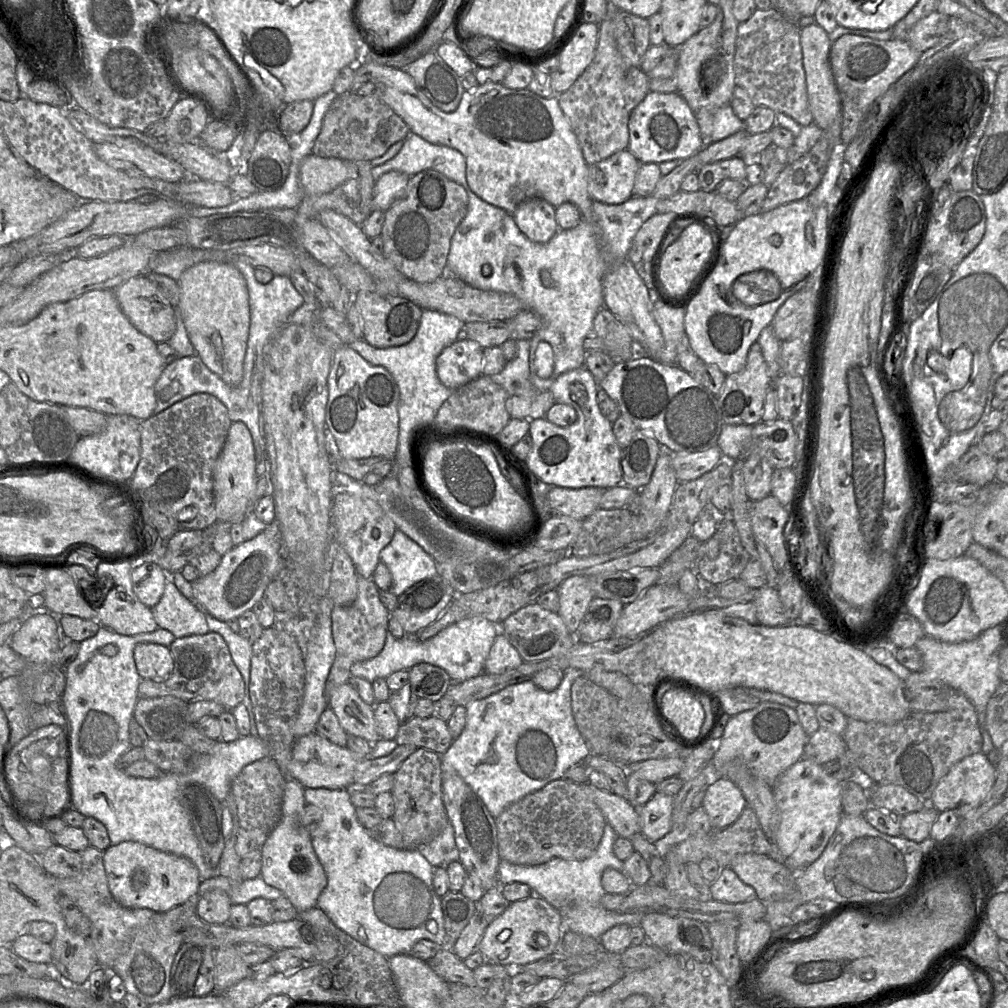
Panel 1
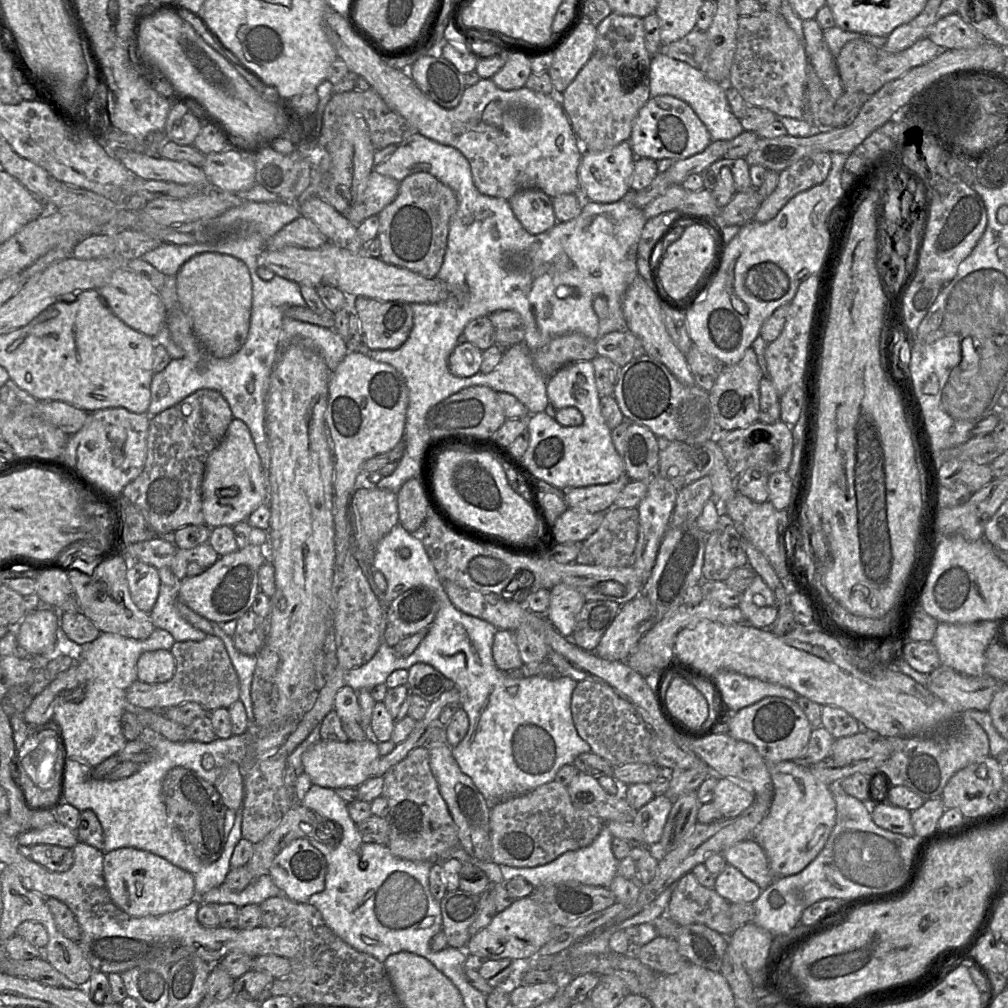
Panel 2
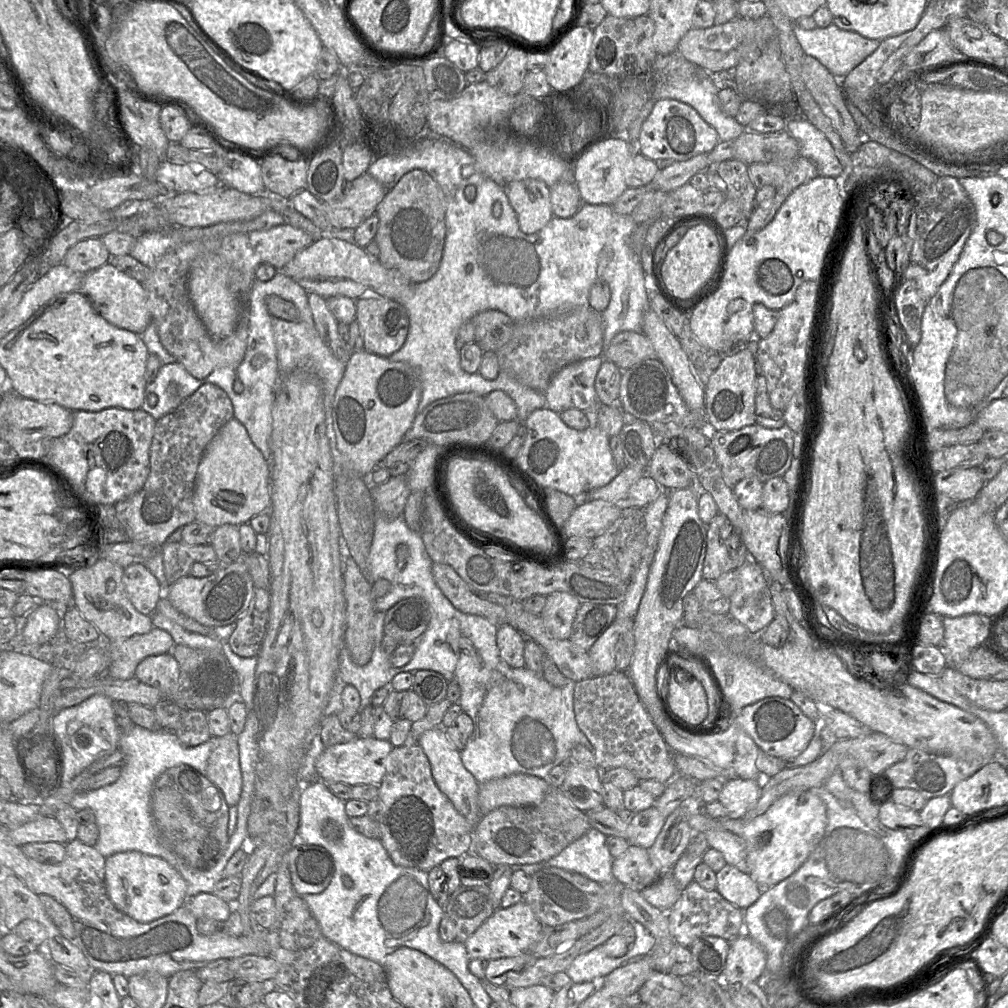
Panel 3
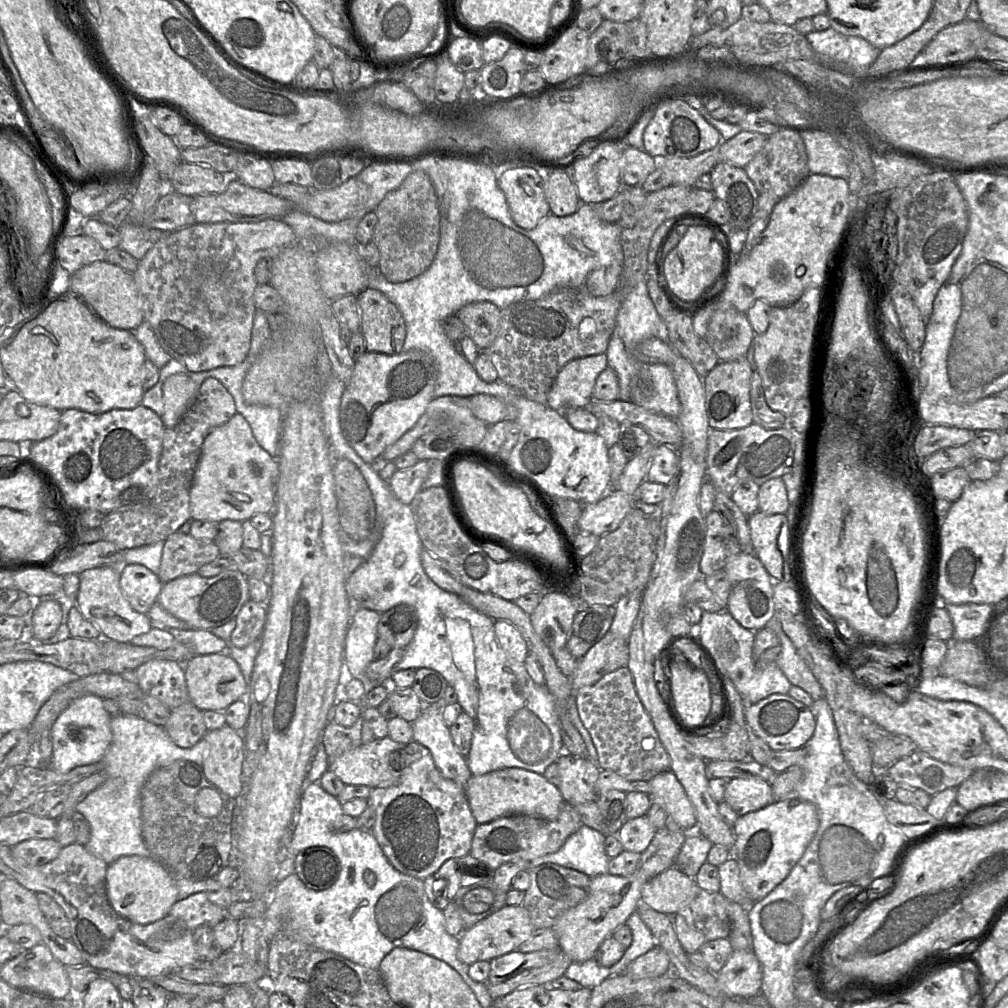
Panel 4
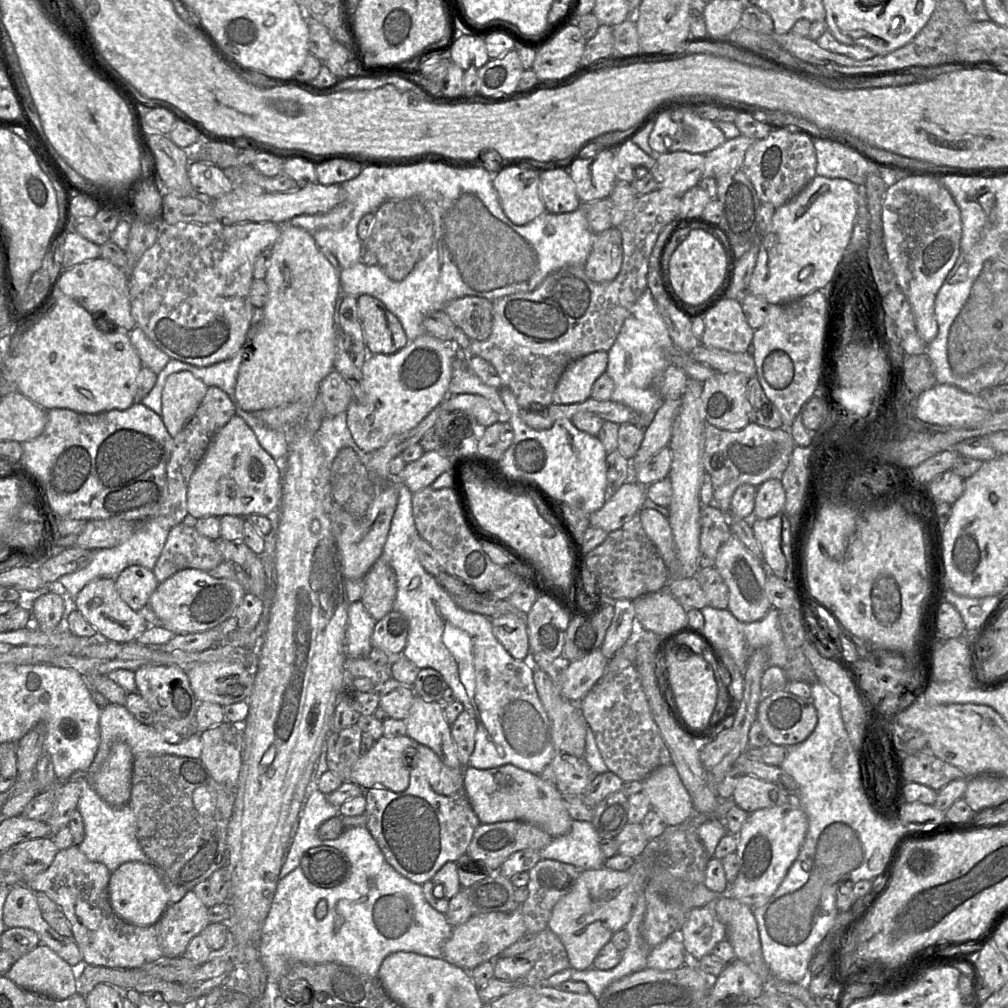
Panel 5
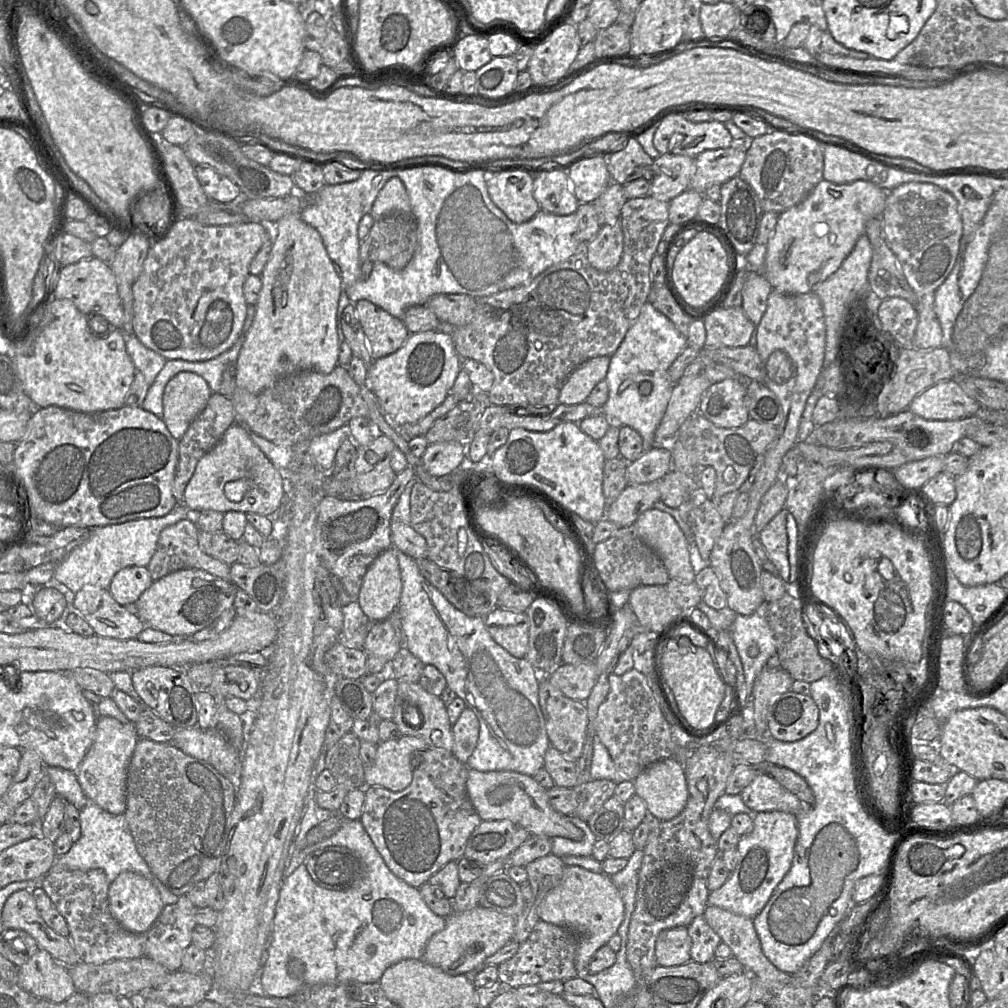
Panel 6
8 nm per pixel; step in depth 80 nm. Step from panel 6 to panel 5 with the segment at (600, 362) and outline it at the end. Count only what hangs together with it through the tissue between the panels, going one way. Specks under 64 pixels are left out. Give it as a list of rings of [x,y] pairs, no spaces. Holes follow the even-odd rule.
[[[596,351],[570,362],[553,393],[553,404],[573,404],[591,398],[594,382],[606,372],[608,352]]]

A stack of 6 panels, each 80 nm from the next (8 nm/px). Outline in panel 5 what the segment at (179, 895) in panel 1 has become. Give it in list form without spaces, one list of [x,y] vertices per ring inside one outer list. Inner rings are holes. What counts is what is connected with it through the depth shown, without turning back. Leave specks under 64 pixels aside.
[[[131,861],[120,865],[110,875],[108,897],[111,907],[124,921],[135,926],[155,926],[170,905],[169,894],[154,866]]]

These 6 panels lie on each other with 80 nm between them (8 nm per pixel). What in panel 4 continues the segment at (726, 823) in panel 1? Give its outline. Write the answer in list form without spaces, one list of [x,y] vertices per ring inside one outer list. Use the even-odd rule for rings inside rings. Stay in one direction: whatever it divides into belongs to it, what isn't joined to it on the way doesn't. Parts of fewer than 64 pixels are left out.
[[[734,778],[726,787],[724,802],[739,815],[756,812],[774,802],[771,784],[762,778]]]

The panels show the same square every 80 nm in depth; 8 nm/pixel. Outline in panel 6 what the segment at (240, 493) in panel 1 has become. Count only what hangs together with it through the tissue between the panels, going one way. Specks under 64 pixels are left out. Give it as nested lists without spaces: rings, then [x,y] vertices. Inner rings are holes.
[[[234,422],[221,440],[198,462],[185,490],[184,504],[193,511],[214,510],[221,513],[240,511],[245,514],[257,513],[274,518],[282,508],[287,496],[285,474],[274,466],[250,438],[241,423]],[[249,479],[253,488],[240,501],[232,501],[225,495],[229,482]]]

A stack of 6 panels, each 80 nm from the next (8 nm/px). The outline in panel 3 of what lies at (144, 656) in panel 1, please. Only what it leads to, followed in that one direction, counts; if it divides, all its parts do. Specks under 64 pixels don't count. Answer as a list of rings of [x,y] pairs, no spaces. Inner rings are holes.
[[[170,653],[148,656],[137,666],[135,678],[144,684],[157,688],[165,696],[173,695],[180,686],[179,664]]]

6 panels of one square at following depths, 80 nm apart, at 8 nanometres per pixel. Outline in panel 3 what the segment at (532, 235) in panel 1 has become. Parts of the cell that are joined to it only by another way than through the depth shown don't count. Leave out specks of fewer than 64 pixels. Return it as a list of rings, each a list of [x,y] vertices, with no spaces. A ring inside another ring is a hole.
[[[533,178],[512,181],[504,191],[522,232],[536,233],[553,218],[550,187],[545,182]]]

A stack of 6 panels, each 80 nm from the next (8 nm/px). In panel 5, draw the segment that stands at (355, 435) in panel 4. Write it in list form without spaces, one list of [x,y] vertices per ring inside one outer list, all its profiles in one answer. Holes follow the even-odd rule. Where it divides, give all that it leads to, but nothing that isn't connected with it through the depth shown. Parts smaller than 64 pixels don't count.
[[[423,334],[394,354],[369,354],[362,368],[364,401],[353,400],[346,412],[346,423],[355,444],[371,453],[393,436],[417,426],[448,395],[455,345]]]

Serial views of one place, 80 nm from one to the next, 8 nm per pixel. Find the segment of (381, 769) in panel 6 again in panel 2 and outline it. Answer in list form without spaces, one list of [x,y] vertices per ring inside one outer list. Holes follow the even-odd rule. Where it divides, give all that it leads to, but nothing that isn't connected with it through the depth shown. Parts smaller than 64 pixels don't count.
[[[372,737],[362,741],[345,742],[320,740],[302,754],[302,770],[314,785],[333,790],[346,787],[357,788],[370,778],[368,767],[379,757],[378,742]]]

